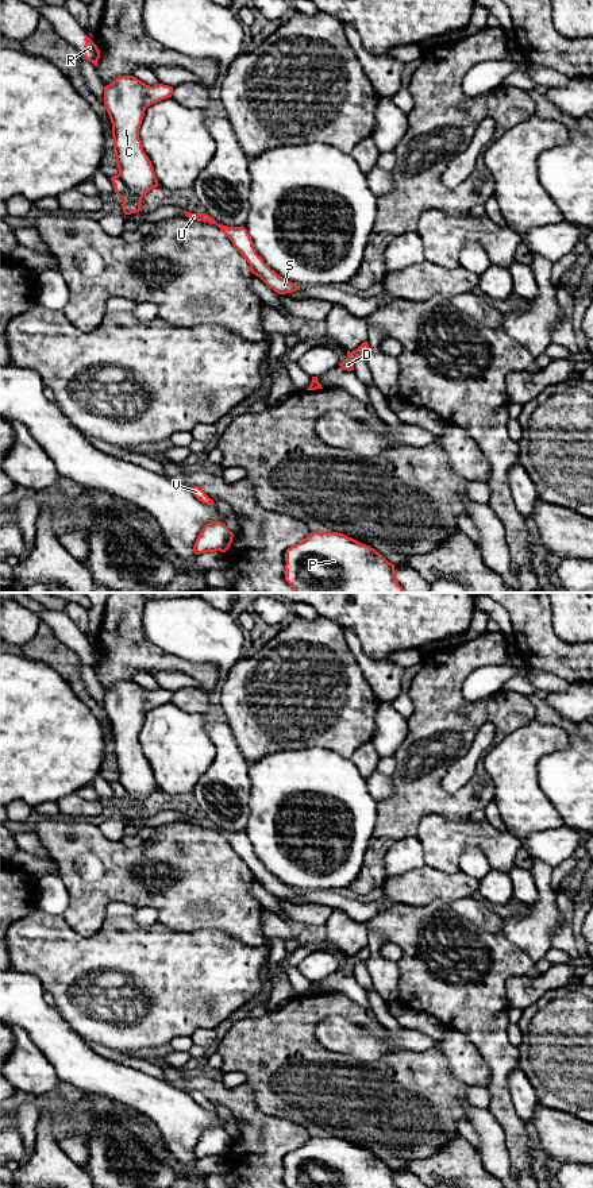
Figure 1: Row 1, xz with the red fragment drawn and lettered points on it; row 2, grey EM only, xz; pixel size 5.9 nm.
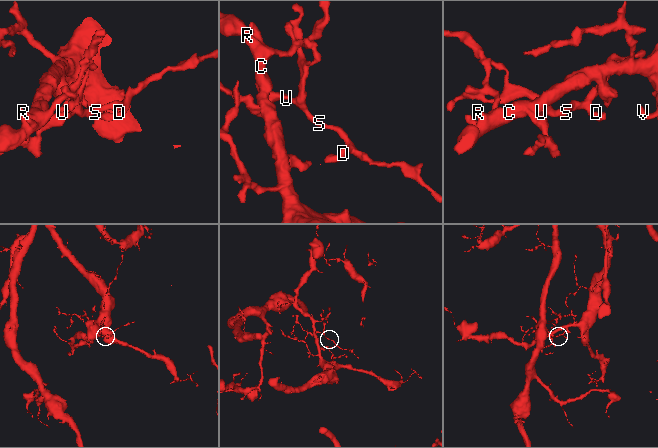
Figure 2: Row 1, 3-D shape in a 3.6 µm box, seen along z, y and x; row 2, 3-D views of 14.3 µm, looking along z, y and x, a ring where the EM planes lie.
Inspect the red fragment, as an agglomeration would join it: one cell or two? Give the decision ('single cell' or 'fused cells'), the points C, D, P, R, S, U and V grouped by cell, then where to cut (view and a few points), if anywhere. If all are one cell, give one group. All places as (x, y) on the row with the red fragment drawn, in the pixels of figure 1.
fused cells | C P R V / D S U | xz (118, 174), (126, 186), (126, 196), (123, 199)

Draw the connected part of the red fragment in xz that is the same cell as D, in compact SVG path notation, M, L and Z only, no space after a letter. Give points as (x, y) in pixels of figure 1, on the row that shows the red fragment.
M363 342L357 350L347 351L347 358L339 363L343 370L354 370L354 360L359 356L366 356L370 351L369 343Z

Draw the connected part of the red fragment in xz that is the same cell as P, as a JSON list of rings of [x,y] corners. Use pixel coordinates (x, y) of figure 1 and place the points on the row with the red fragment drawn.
[[[311,532],[286,549],[285,580],[294,593],[404,593],[394,578],[394,564],[374,548],[338,532]]]

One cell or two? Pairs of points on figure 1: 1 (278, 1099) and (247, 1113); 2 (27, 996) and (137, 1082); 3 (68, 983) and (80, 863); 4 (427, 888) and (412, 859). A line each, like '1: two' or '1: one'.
1: two
2: one
3: two
4: two

